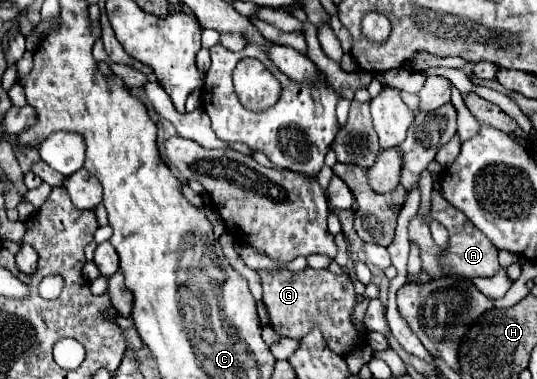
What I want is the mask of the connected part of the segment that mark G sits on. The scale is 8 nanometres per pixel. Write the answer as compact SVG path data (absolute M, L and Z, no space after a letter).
M304 268L300 272L260 272L264 288L264 304L270 312L270 324L280 336L302 338L312 328L318 328L324 334L330 350L336 354L348 354L354 348L366 344L366 338L354 328L350 312L356 304L354 286L348 276L332 274L328 270Z

